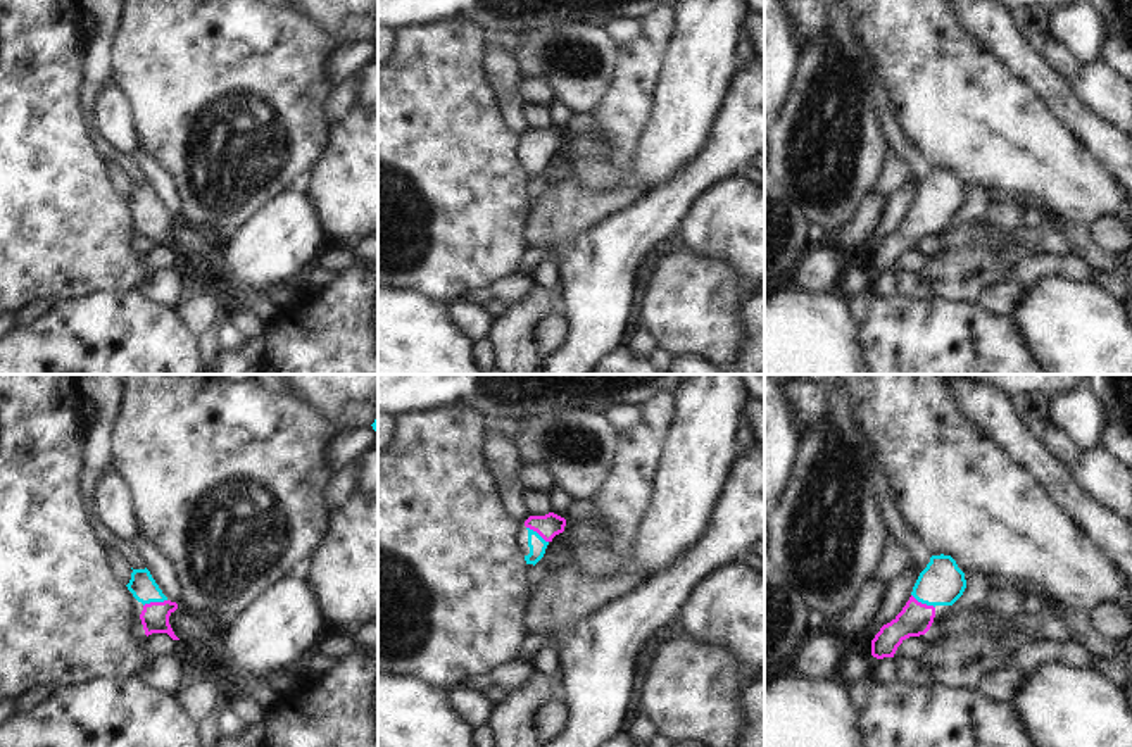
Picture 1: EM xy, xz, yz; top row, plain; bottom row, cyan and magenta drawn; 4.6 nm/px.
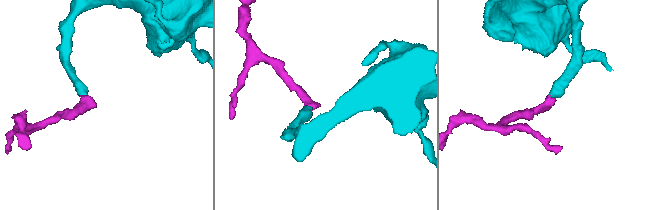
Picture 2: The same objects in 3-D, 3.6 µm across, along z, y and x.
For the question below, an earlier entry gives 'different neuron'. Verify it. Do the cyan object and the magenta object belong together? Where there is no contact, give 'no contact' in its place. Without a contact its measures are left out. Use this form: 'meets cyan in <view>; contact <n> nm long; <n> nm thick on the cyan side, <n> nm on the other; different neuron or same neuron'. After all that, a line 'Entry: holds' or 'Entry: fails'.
meets cyan in xy; contact 120 nm long; 120 nm thick on the cyan side, 130 nm on the other; same neuron
Entry: fails

